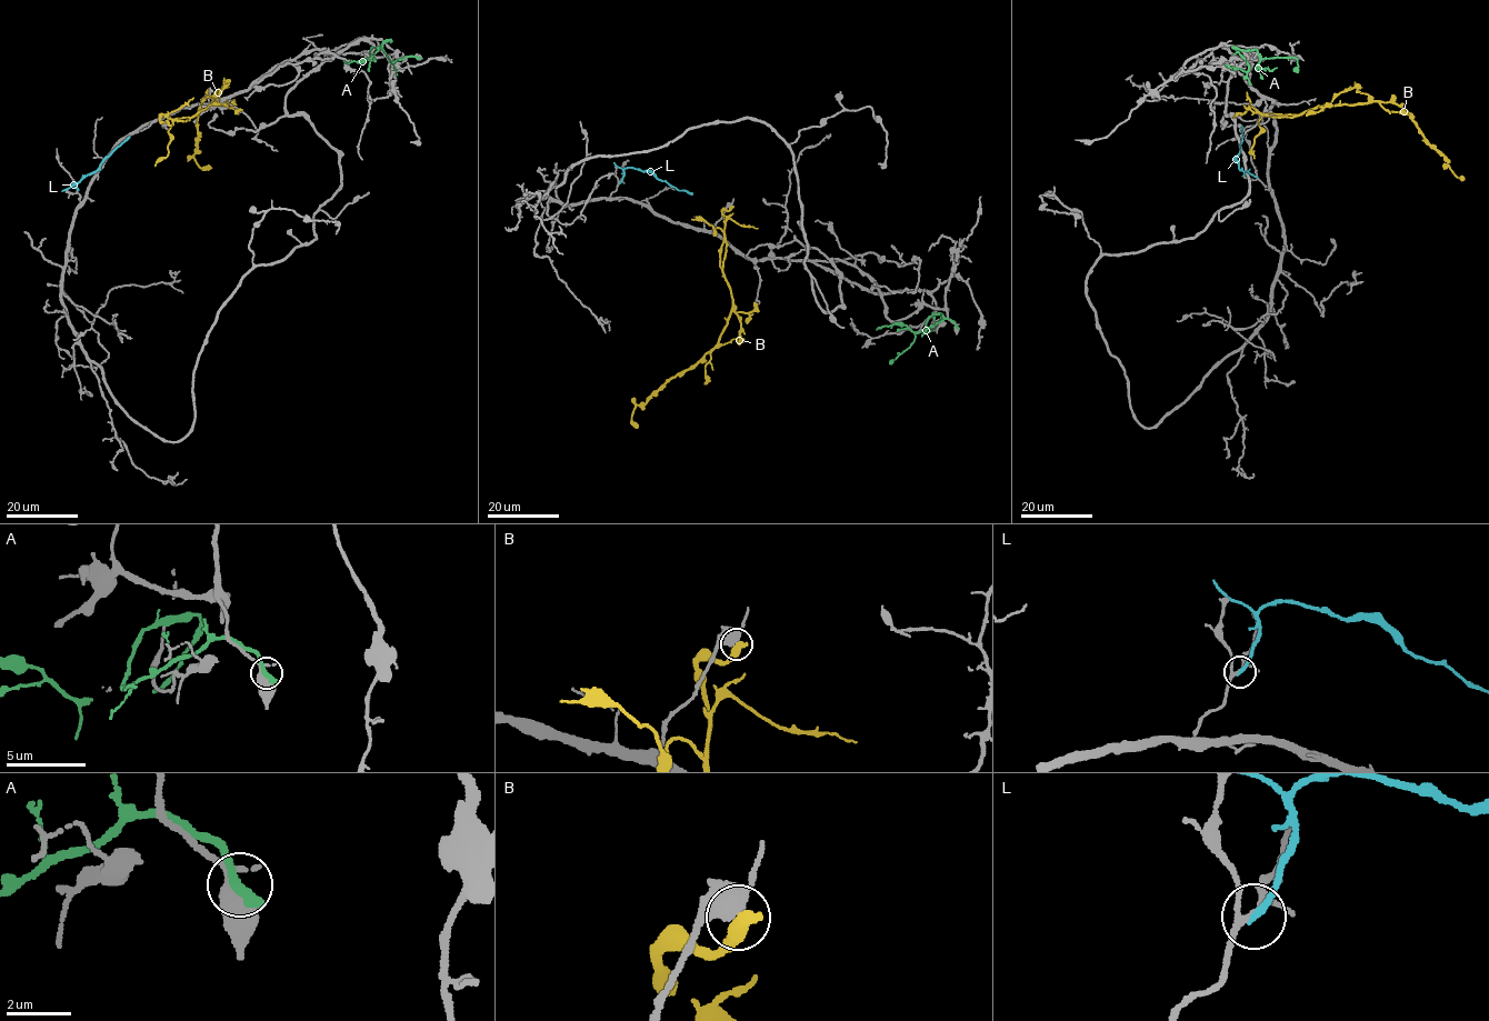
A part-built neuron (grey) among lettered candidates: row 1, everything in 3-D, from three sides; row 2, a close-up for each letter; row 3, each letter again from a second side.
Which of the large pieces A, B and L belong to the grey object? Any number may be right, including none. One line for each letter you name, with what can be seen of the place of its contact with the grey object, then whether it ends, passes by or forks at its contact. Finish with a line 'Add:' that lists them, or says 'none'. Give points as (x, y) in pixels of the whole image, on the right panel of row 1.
Add: none

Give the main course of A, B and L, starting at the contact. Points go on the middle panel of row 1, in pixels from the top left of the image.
A: (957, 326), (943, 319), (926, 329), (929, 317), (941, 314), (932, 329), (915, 333), (913, 341), (890, 363)
B: (731, 207), (722, 210), (720, 268), (730, 289), (732, 310), (713, 347), (635, 407), (631, 419), (638, 428)
L: (620, 182), (623, 169), (633, 168), (648, 171), (678, 190), (692, 194)

